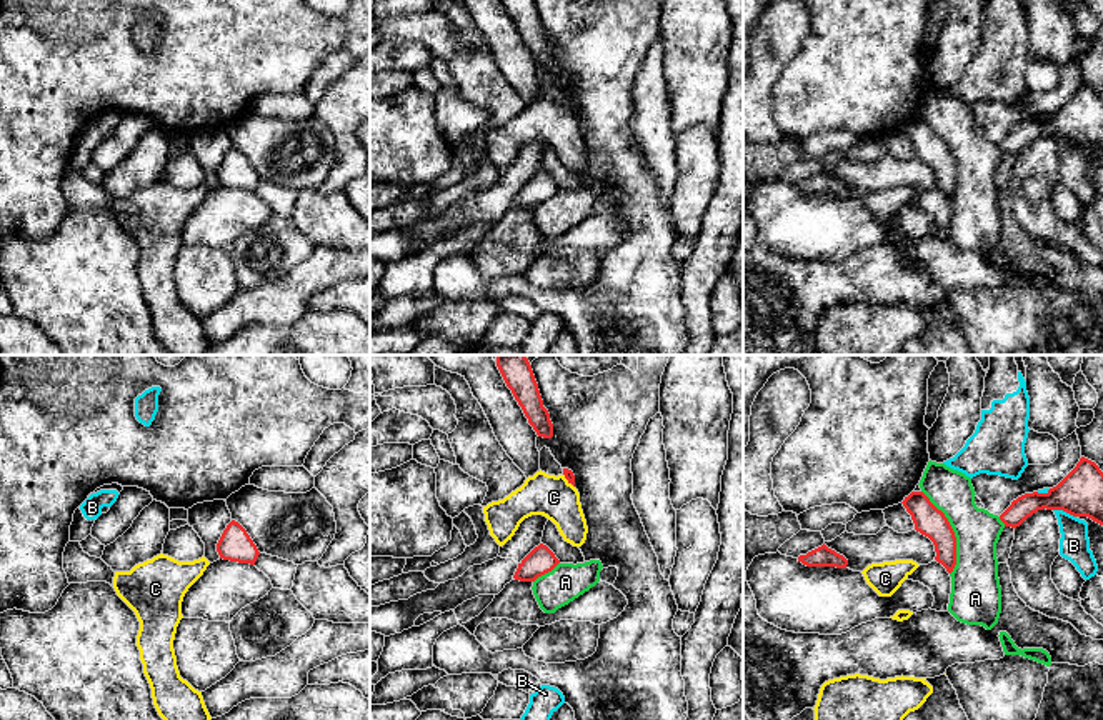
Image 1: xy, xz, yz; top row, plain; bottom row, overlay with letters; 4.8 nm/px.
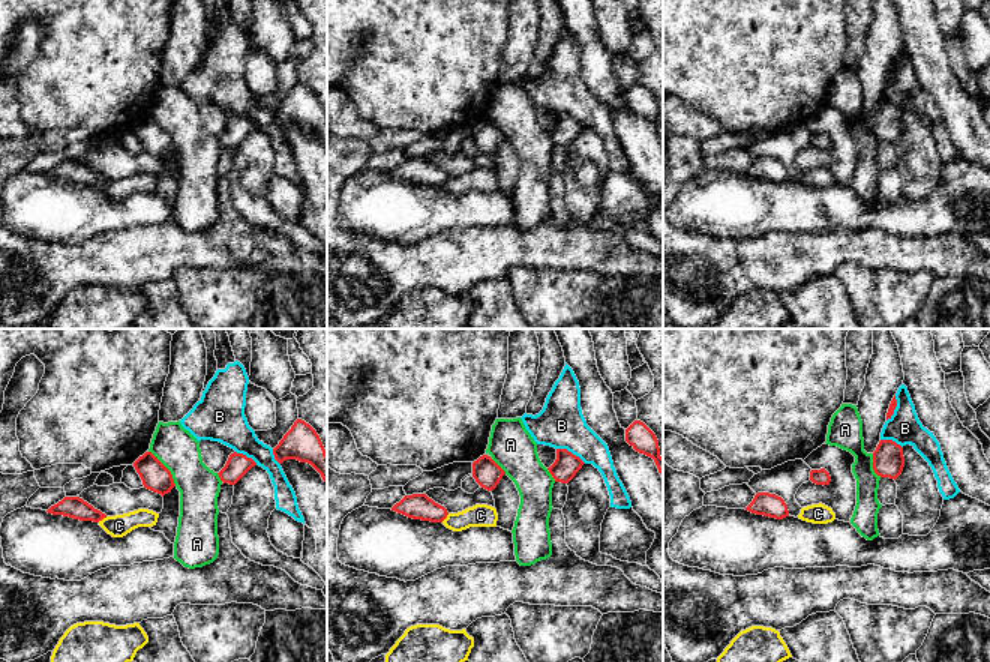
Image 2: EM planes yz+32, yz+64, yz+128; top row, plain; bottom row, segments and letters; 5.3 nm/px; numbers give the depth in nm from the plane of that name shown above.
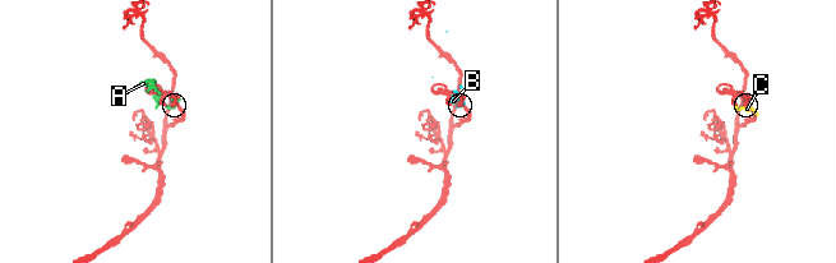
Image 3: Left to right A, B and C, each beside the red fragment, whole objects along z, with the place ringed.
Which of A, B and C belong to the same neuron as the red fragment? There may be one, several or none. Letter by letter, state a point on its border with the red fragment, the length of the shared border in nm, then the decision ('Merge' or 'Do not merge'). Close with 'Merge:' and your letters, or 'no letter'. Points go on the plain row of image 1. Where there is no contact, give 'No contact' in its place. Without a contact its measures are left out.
A: Touches red at yz (953, 159). Shared border 440 nm. Do not merge
B: Touches red at yz (1065, 137). Shared border 120 nm. Do not merge
C: Touches red at xz (567, 105). Shared border 90 nm. Do not merge
Merge: no letter

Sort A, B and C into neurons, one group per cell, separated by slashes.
A / B / C

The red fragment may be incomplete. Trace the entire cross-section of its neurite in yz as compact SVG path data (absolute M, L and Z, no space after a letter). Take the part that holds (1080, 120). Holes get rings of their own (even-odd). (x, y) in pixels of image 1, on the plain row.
M1081 83L1076 93L1046 120L1025 120L1000 142L1005 153L1016 155L1038 137L1063 137L1073 143L1088 143L1103 152L1103 98Z

